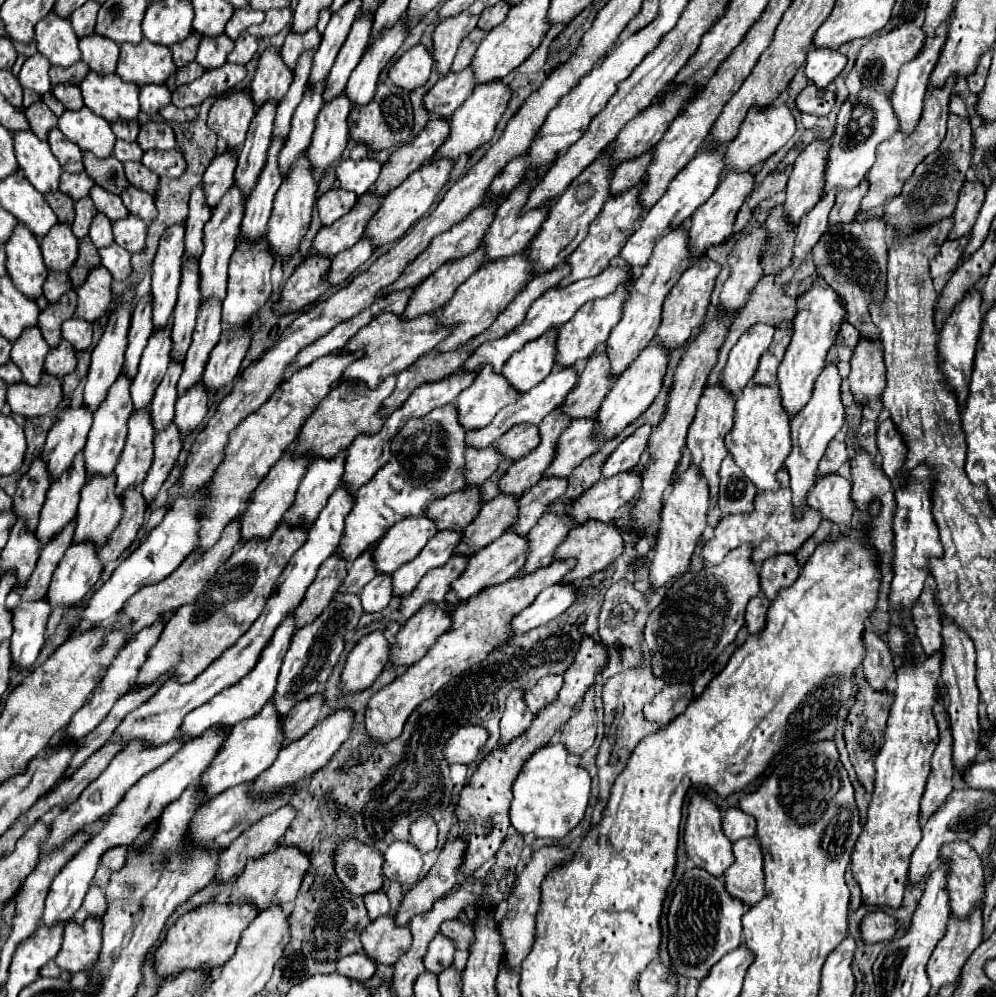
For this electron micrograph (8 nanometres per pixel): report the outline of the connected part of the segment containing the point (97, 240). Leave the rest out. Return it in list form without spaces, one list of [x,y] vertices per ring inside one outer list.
[[[100,212],[96,214],[92,226],[90,226],[90,240],[94,242],[96,248],[108,248],[110,244],[114,244],[114,236],[112,236],[112,222],[102,216]]]

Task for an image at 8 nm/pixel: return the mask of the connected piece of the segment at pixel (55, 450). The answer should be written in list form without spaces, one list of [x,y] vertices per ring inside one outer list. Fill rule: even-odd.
[[[84,406],[78,410],[66,410],[58,422],[54,422],[48,432],[46,446],[42,450],[42,460],[46,460],[46,468],[50,478],[56,480],[62,472],[68,472],[74,456],[84,448],[86,436],[92,426],[92,412]]]

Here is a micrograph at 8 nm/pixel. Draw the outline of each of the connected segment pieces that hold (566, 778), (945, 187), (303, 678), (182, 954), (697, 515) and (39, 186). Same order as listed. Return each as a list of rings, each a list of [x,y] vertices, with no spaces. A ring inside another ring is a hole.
[[[550,742],[526,760],[518,778],[514,780],[510,822],[520,834],[534,834],[536,838],[564,838],[582,818],[590,800],[592,778],[582,766],[568,762],[568,752],[562,742]]]
[[[950,114],[948,118],[948,134],[940,148],[924,158],[912,172],[912,176],[906,180],[900,196],[892,198],[884,204],[884,222],[890,232],[896,232],[896,236],[902,240],[906,236],[918,234],[924,228],[934,226],[936,222],[944,218],[952,218],[954,204],[958,200],[958,192],[962,184],[966,182],[966,170],[972,164],[972,128],[970,120],[964,120],[956,114]]]
[[[338,592],[330,602],[330,606],[314,622],[306,624],[302,630],[294,634],[292,644],[284,656],[284,664],[280,668],[278,686],[274,694],[274,704],[280,716],[286,716],[296,702],[324,688],[328,676],[332,674],[332,668],[336,666],[344,650],[344,636],[358,626],[362,614],[364,612],[362,612],[360,596],[342,596],[342,592]]]
[[[210,900],[208,904],[180,916],[180,920],[168,930],[166,940],[156,950],[156,970],[160,976],[170,978],[186,968],[222,968],[236,950],[240,934],[256,918],[258,908],[254,904],[230,904]]]
[[[696,468],[682,470],[674,478],[674,490],[670,498],[666,500],[662,508],[662,520],[660,520],[660,532],[658,532],[658,542],[654,546],[654,558],[650,562],[650,584],[652,588],[660,588],[666,582],[670,582],[674,576],[680,576],[682,572],[690,570],[690,560],[700,544],[702,532],[708,526],[706,522],[706,512],[708,512],[708,482]]]
[[[32,130],[14,134],[14,152],[24,176],[40,192],[58,192],[62,168],[54,154],[50,152],[48,142],[38,140]]]

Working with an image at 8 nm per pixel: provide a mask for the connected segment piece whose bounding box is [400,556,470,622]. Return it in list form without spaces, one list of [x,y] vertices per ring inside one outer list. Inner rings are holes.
[[[452,556],[444,566],[430,570],[420,580],[418,588],[414,588],[414,592],[410,596],[402,598],[400,622],[406,622],[410,616],[414,616],[420,610],[420,606],[426,602],[434,602],[434,604],[444,602],[446,592],[450,592],[450,584],[454,580],[458,580],[458,576],[462,576],[468,560],[470,560],[470,556]]]

